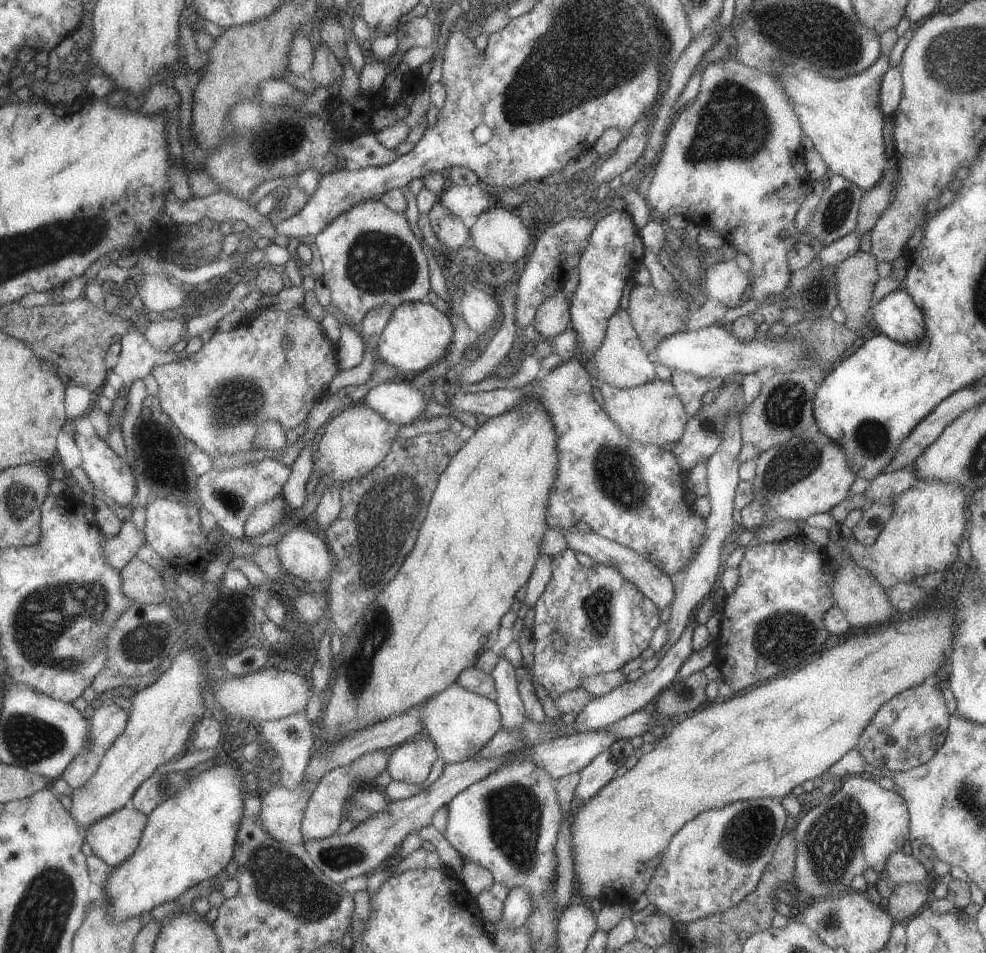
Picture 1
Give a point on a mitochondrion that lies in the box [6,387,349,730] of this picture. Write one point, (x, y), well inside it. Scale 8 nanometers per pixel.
(42, 618)

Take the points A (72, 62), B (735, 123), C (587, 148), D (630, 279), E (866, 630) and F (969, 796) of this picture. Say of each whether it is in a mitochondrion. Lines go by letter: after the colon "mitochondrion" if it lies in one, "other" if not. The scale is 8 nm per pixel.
A: mitochondrion
B: mitochondrion
C: other
D: other
E: other
F: mitochondrion

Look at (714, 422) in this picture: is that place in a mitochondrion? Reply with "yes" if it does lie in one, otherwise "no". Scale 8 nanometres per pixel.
yes

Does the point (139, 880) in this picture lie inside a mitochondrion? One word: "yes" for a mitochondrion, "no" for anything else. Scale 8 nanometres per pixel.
no

